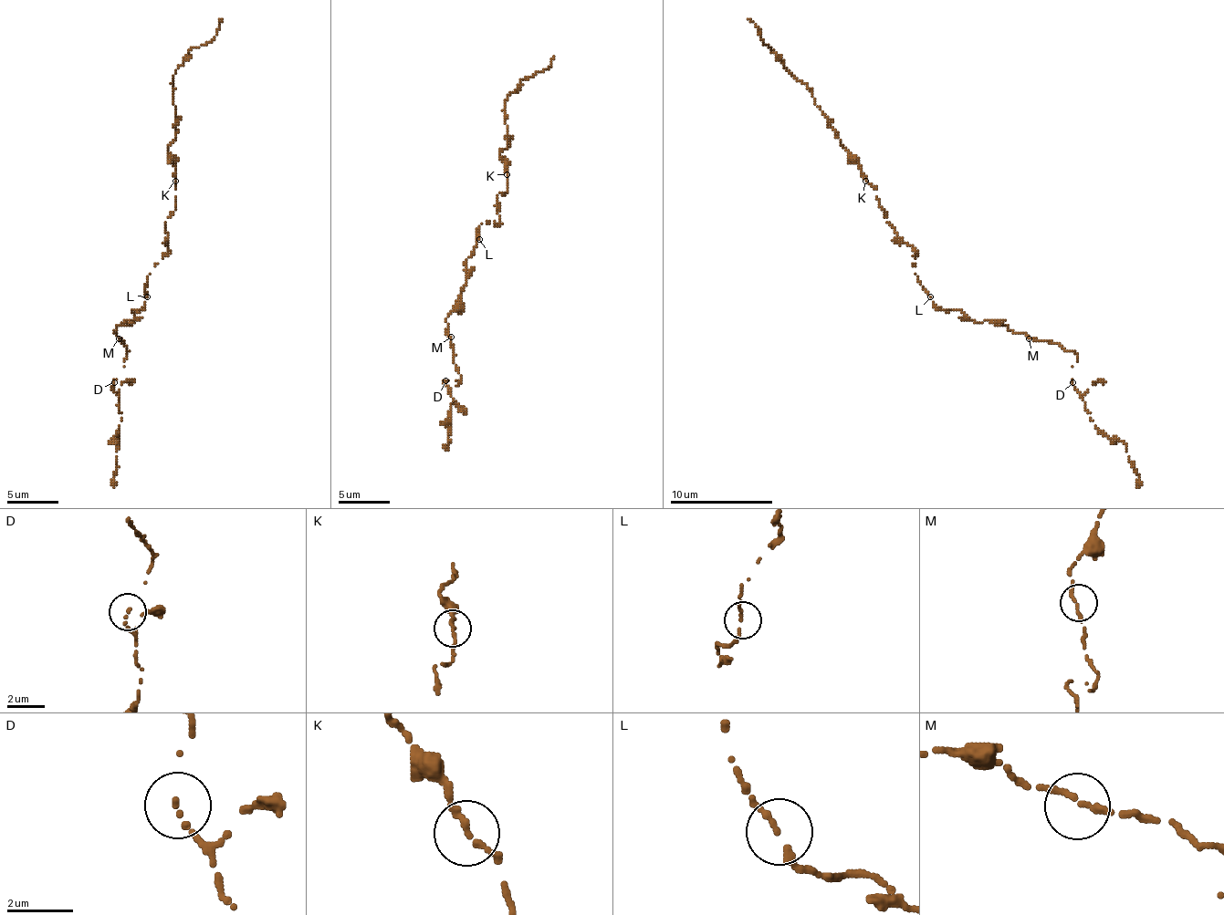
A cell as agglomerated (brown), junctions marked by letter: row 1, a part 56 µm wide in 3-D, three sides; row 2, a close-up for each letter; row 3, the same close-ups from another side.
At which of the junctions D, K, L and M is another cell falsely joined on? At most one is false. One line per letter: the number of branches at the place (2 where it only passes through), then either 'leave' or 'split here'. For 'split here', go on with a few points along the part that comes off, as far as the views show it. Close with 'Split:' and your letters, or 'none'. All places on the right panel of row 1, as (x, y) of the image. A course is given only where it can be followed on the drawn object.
D: branches 1; leave
K: branches 2; leave
L: branches 2; leave
M: branches 2; leave
Split: none

